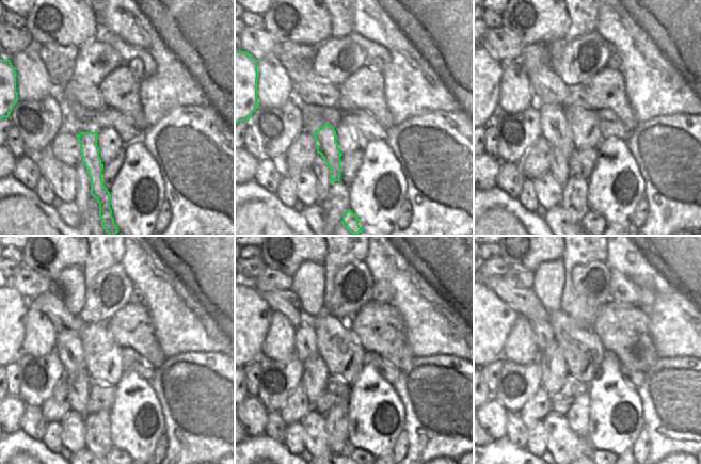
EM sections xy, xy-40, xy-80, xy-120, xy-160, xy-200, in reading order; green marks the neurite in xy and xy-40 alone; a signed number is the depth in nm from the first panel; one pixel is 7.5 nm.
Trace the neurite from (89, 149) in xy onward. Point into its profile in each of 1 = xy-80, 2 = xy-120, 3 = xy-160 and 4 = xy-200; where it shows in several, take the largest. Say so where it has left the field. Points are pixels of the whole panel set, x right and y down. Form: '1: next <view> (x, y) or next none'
1: next xy-80 (554, 125)
2: next xy-120 (68, 348)
3: next xy-160 (305, 338)
4: next xy-200 (543, 333)

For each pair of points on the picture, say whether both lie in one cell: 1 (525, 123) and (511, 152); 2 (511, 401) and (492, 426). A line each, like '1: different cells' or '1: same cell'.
1: same cell
2: different cells

